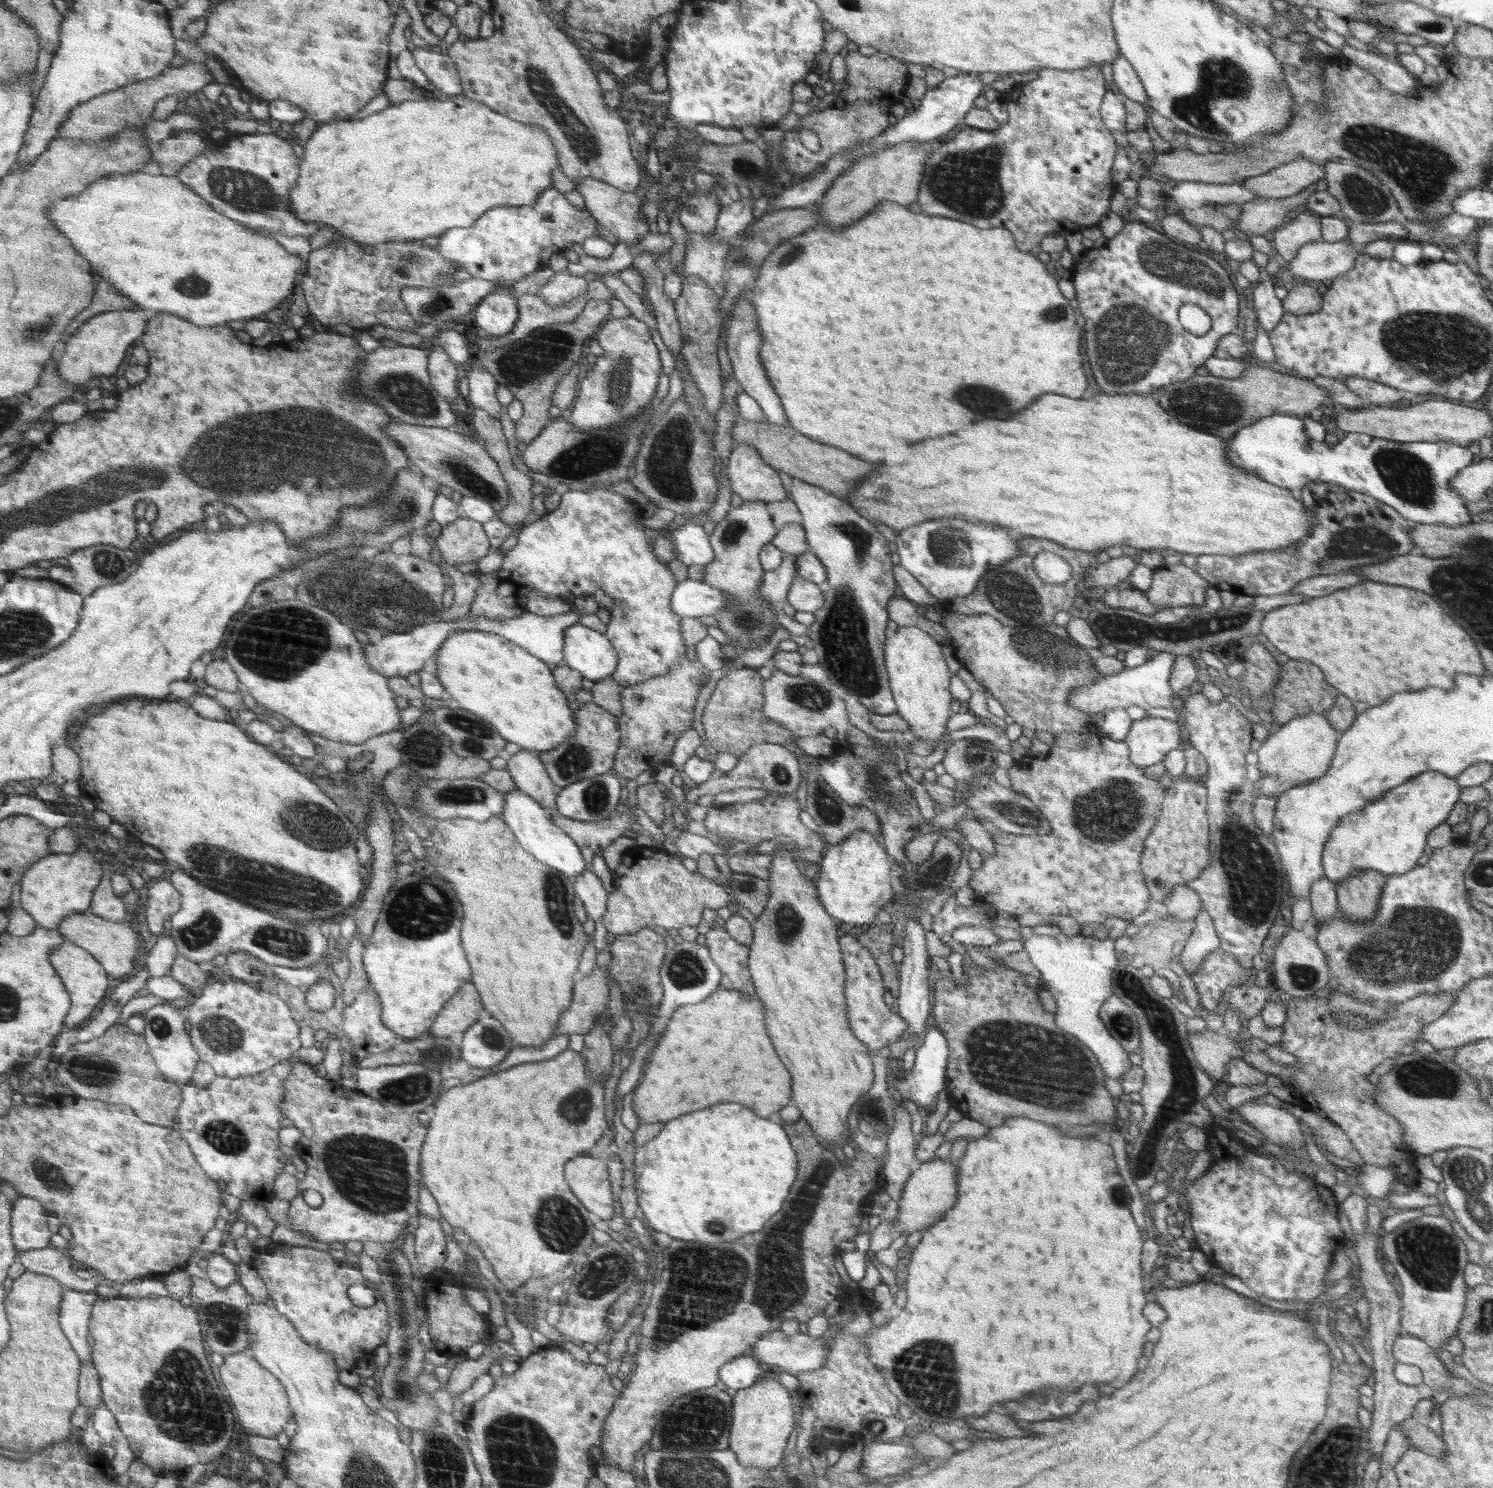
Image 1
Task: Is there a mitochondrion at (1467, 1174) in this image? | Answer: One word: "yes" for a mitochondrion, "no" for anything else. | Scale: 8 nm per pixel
yes

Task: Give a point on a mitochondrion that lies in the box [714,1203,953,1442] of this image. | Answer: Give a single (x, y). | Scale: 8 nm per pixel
(875, 1427)

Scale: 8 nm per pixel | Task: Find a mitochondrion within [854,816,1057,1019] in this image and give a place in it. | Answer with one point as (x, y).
(932, 876)

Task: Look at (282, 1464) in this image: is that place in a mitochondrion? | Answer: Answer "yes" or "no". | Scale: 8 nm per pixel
no

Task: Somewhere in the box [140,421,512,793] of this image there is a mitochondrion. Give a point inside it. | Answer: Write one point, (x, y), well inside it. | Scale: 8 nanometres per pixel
(380, 598)

